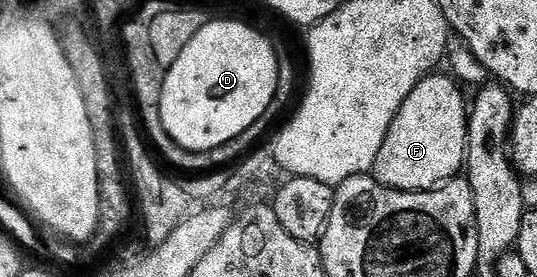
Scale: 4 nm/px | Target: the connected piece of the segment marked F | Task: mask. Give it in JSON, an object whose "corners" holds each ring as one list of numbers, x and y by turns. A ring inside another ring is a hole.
{"corners":[[431,72,400,104,396,120,384,136,380,156,376,156,372,176,389,190,436,190,444,182,459,177,466,160,468,98,443,72]]}

